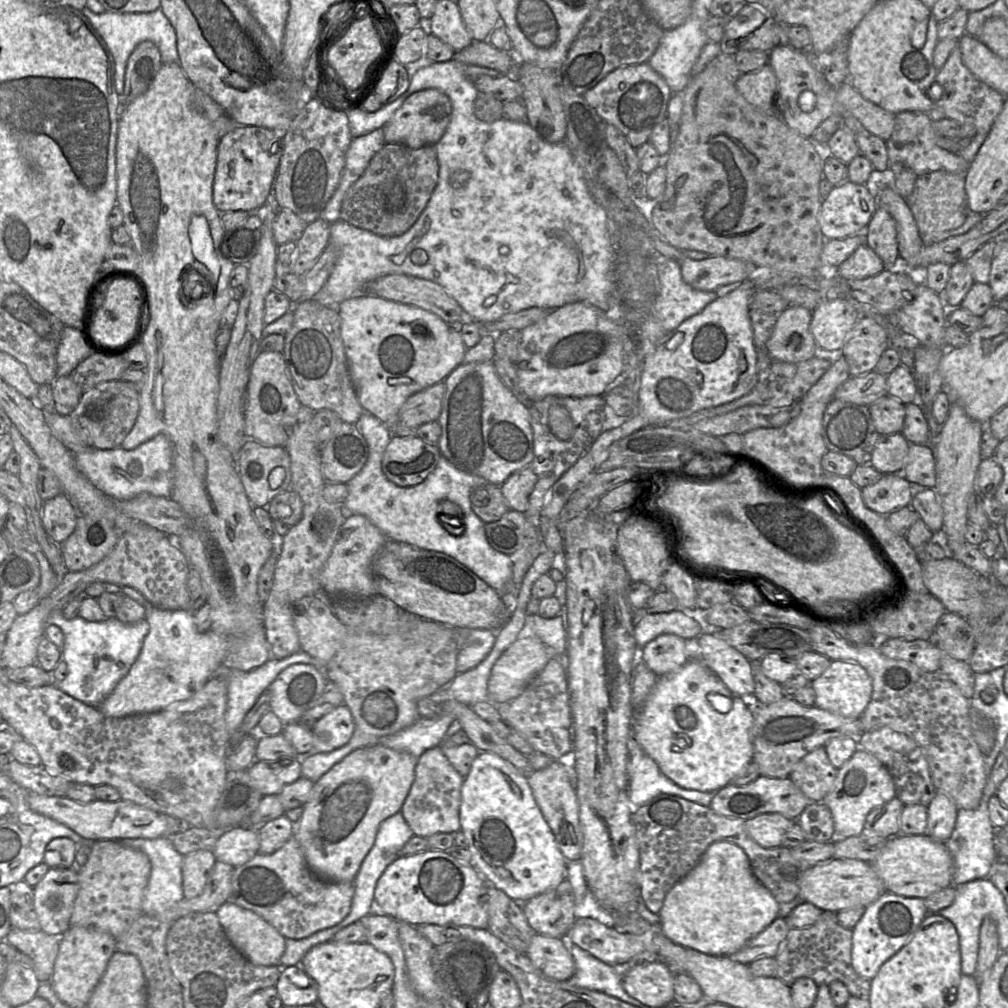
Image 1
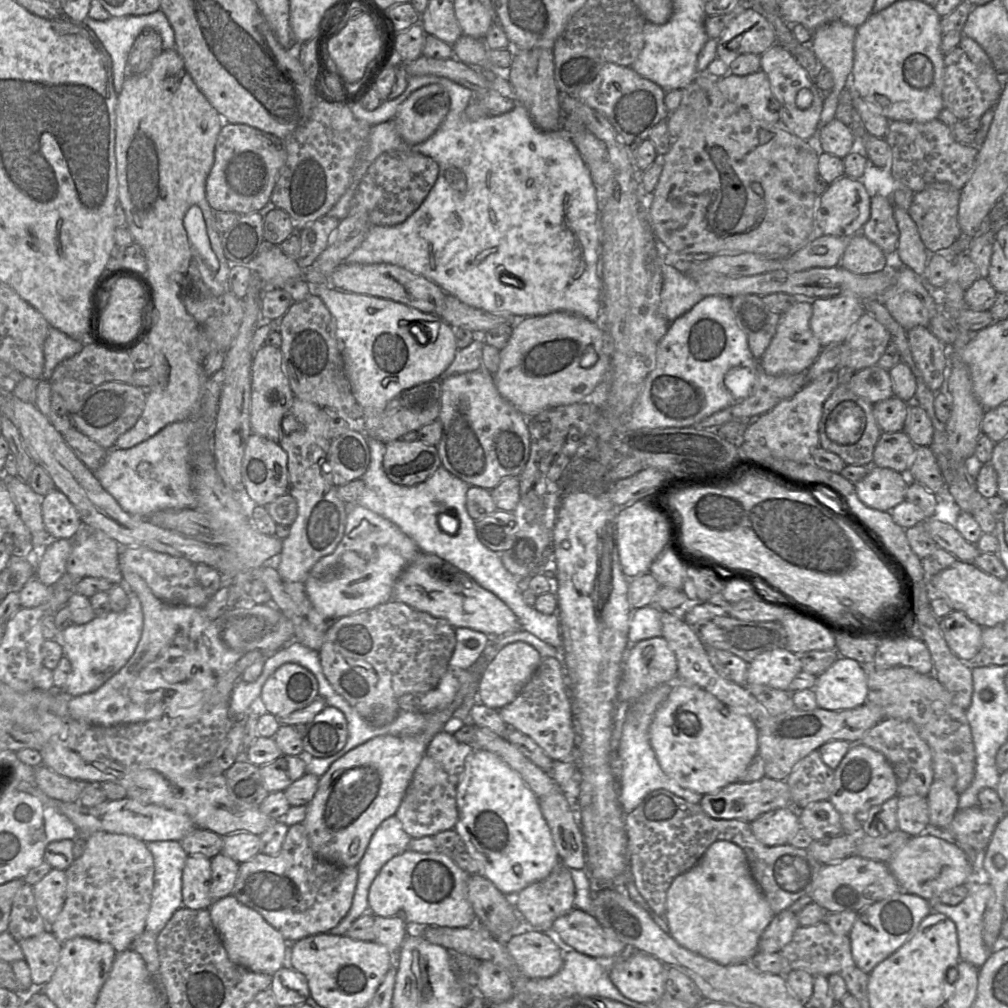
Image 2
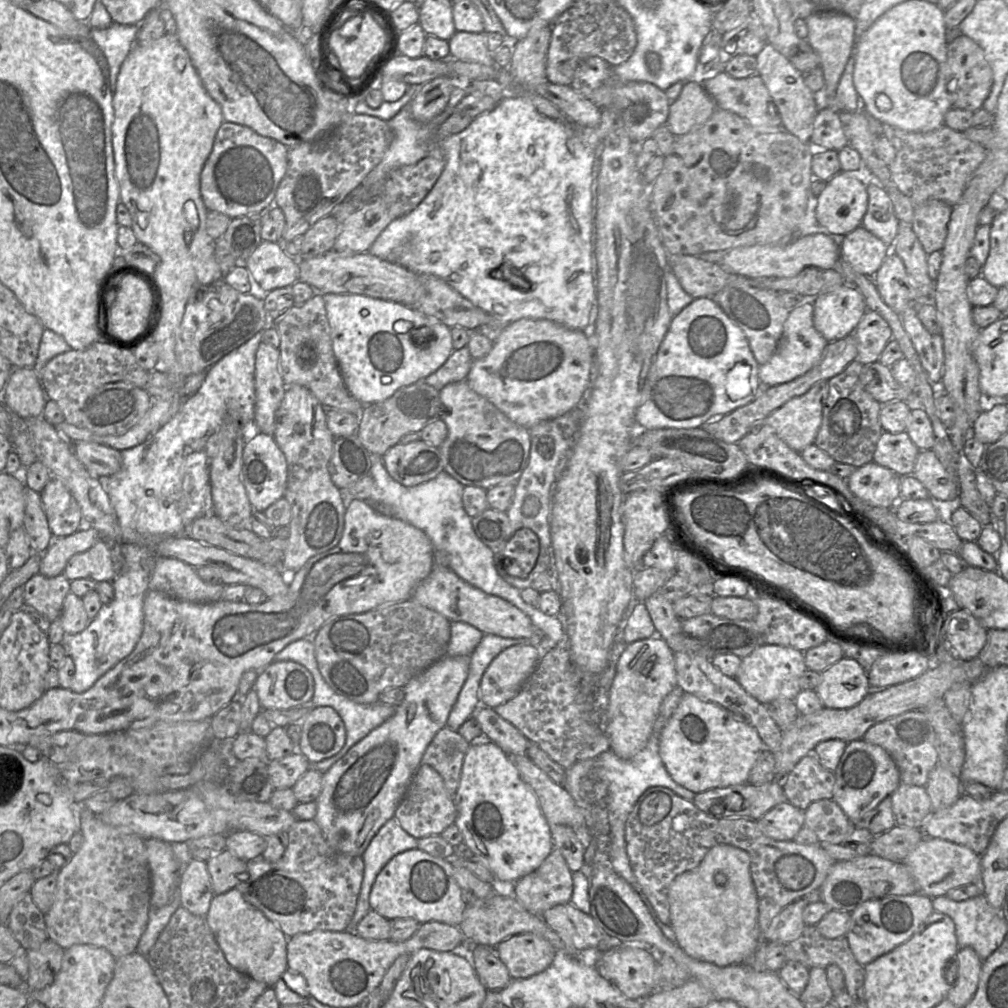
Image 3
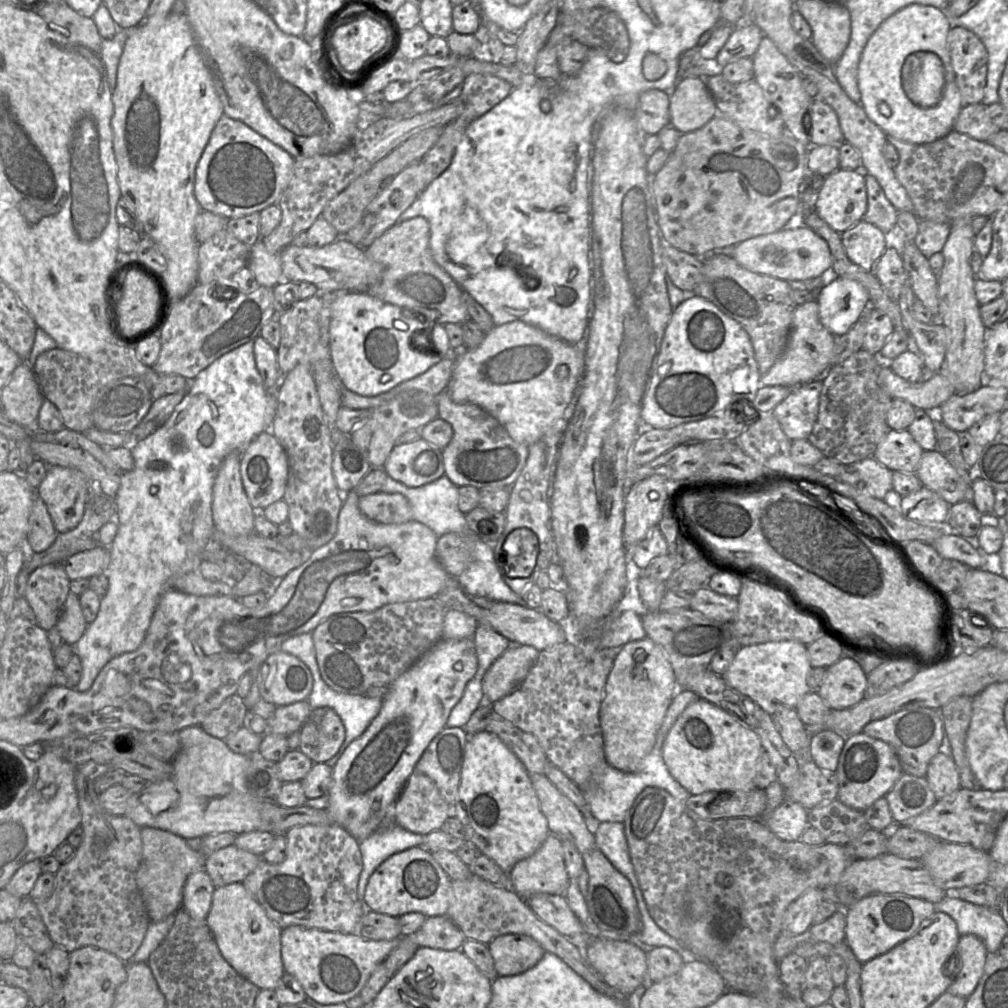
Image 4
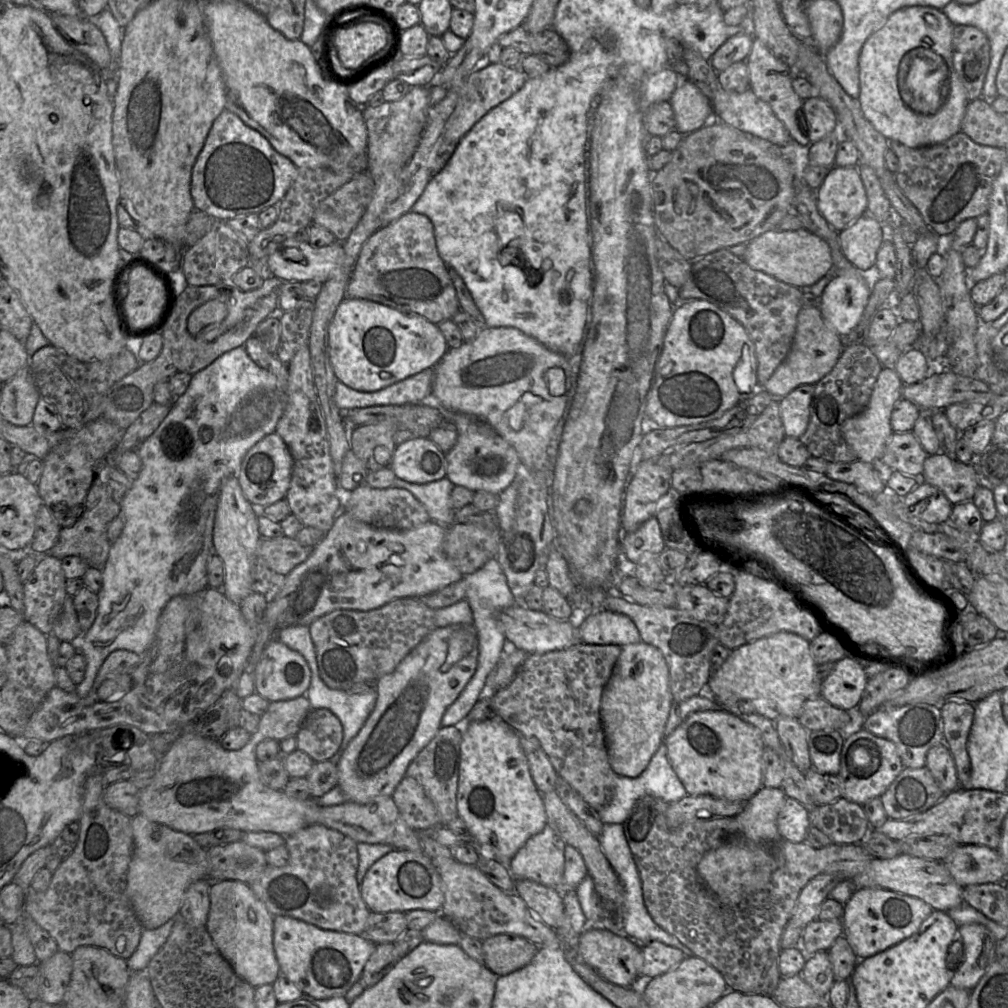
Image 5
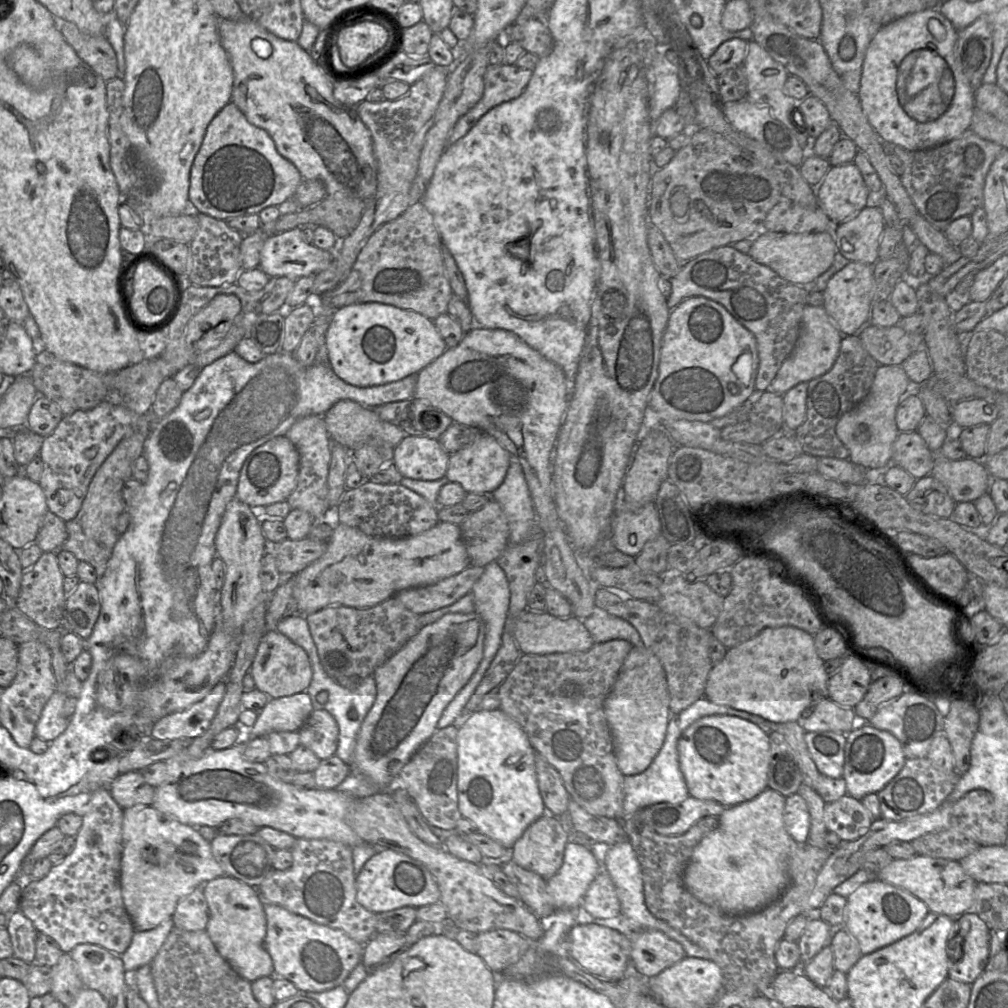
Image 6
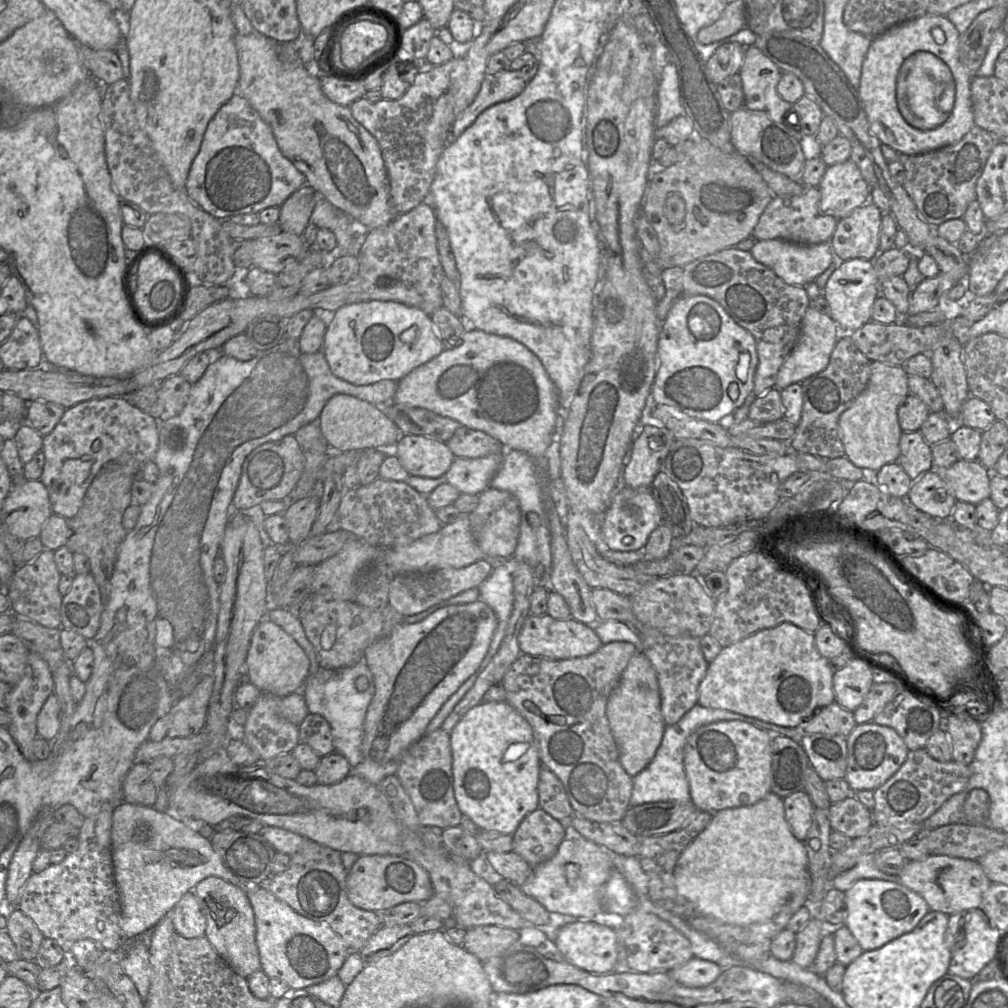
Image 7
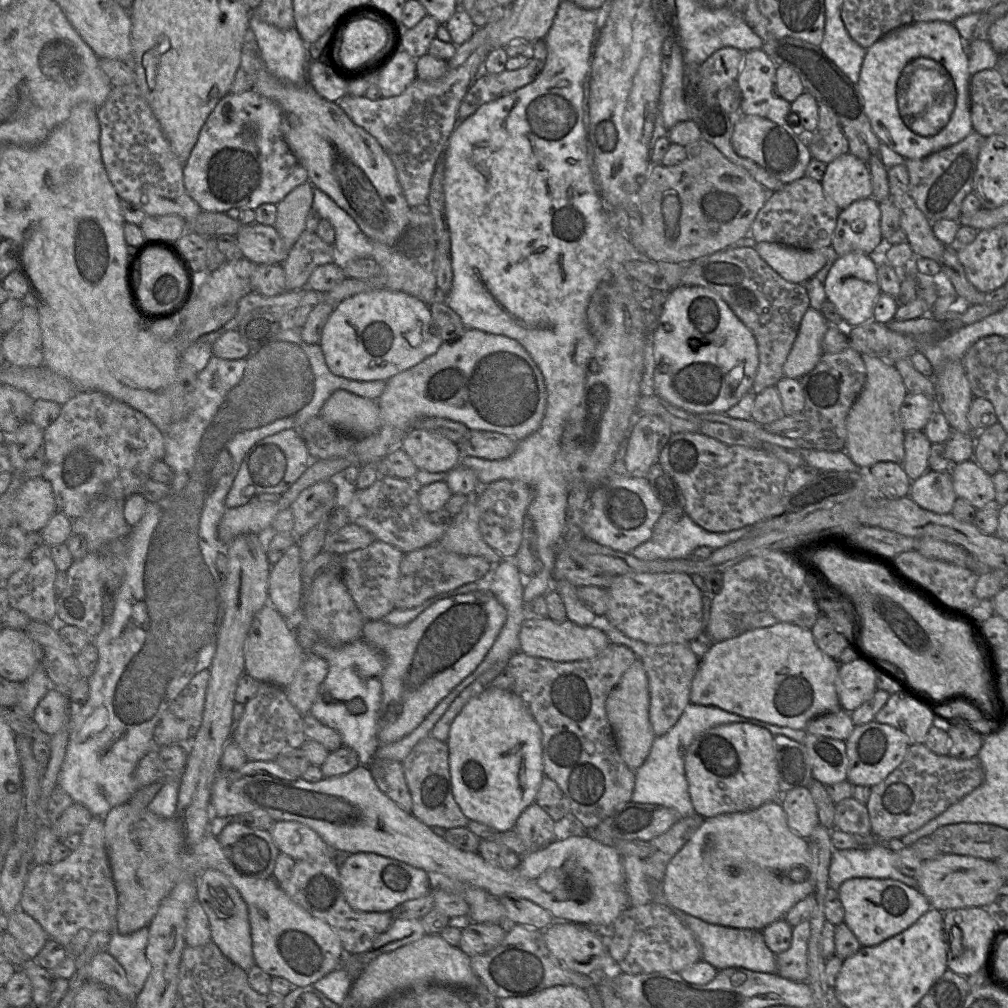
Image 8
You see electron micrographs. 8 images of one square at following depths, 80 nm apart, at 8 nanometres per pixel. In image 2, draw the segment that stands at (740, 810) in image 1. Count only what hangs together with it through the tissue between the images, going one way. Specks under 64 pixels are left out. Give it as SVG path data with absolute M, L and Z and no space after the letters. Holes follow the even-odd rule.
M767 776L751 783L732 783L719 791L702 796L699 805L713 819L738 819L751 823L762 814L780 809L794 809L793 800L786 781L771 779Z

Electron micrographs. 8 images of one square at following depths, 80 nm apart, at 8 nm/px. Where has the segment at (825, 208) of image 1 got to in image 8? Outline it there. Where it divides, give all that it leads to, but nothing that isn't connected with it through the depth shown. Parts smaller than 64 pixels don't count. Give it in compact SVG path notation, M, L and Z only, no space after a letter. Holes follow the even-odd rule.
M850 152L826 165L820 183L824 193L839 210L847 208L855 201L872 197L872 183L867 163Z

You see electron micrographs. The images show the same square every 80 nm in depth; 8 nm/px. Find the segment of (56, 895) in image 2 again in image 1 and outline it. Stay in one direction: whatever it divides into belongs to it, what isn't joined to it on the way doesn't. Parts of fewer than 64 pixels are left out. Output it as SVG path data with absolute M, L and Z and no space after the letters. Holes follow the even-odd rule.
M50 868L33 889L41 930L60 937L71 927L70 917L79 890L78 868Z

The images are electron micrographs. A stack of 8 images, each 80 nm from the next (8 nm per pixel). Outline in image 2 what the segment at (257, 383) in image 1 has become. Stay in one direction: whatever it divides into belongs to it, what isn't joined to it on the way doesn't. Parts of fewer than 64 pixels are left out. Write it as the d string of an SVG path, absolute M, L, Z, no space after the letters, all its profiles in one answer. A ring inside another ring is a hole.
M262 346L252 363L250 426L252 433L279 442L282 436L281 420L293 403L295 396L283 368L283 357L279 347Z

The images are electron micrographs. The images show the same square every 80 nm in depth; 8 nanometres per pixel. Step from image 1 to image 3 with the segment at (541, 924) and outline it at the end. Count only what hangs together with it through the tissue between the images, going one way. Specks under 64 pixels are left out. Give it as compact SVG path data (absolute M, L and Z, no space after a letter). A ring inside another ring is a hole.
M554 847L536 870L523 876L514 883L502 883L502 885L511 884L513 896L521 905L530 913L542 916L548 909L571 901L573 893L572 873L561 851L557 847Z

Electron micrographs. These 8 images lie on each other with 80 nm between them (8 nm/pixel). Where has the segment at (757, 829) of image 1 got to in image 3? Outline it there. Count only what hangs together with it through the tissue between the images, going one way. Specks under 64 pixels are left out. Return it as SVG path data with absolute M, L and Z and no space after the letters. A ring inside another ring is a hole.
M783 802L755 821L760 831L767 837L777 841L793 841L804 826L804 811Z

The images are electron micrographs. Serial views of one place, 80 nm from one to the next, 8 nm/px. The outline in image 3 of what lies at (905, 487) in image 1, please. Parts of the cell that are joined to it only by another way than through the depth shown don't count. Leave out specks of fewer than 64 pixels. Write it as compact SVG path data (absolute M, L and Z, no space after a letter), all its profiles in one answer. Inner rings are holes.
M871 461L856 470L846 480L852 493L866 504L892 508L900 499L901 476Z

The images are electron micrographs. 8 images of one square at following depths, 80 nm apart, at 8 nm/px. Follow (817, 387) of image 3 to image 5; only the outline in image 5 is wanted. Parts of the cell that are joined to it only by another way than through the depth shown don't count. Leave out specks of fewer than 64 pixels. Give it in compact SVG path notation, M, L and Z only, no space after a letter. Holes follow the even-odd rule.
M814 384L800 385L779 400L780 417L787 437L800 438L806 431L814 389Z

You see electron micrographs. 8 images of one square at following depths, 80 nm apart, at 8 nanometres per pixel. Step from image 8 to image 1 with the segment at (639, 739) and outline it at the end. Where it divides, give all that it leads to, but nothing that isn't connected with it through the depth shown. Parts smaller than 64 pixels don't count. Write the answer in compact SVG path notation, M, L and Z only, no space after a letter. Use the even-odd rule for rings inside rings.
M659 635L640 649L640 657L657 676L676 671L688 662L685 639Z

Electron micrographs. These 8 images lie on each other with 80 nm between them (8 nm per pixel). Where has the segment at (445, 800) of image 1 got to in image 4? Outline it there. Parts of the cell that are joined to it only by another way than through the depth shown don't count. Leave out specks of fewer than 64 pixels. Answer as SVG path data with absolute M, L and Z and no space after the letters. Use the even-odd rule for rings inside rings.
M415 770L394 804L394 814L397 825L413 833L428 835L442 828L444 822L453 815L453 806L444 800L429 776Z

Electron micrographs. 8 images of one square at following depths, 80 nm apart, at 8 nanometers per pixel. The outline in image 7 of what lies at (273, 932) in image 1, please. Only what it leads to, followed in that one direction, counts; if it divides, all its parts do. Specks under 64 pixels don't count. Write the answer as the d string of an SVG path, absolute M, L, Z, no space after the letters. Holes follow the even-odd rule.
M210 876L199 882L193 889L198 897L207 926L205 936L218 955L240 976L248 978L261 970L256 945L256 926L253 908L248 896L239 888L219 877Z

